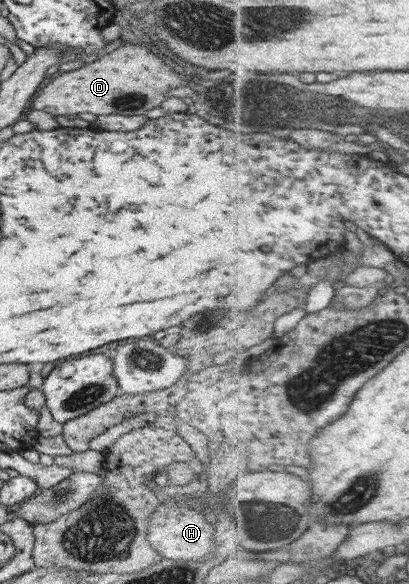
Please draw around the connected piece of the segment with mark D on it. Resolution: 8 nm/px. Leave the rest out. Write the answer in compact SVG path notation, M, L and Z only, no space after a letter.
M139 46L115 48L91 63L84 63L77 70L55 74L53 77L31 98L30 109L64 117L81 113L95 117L107 114L144 115L169 98L169 90L183 86L190 79L183 72L173 72L167 68L161 58L155 56L155 52Z

